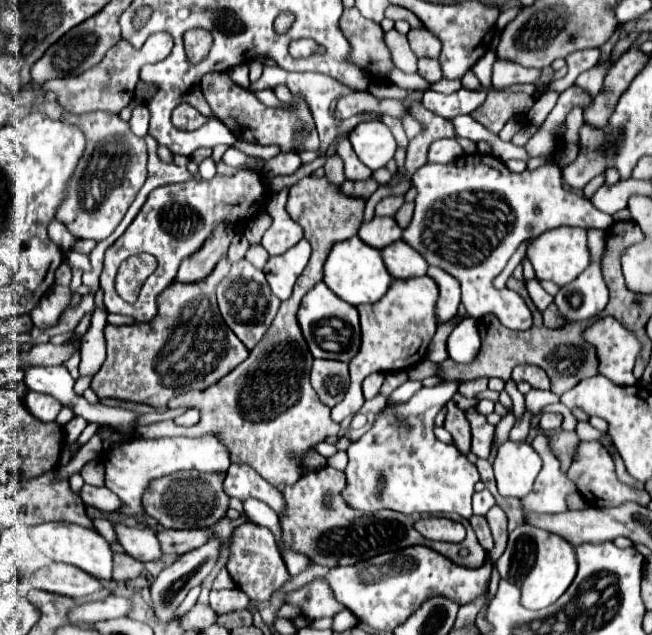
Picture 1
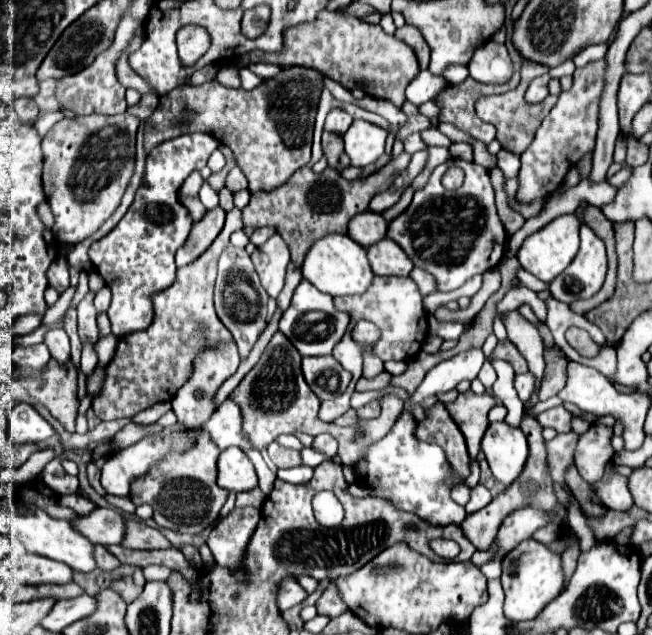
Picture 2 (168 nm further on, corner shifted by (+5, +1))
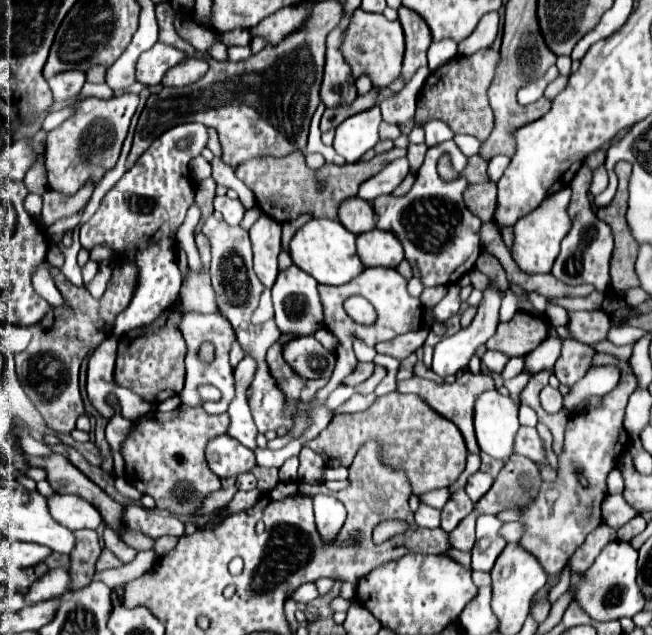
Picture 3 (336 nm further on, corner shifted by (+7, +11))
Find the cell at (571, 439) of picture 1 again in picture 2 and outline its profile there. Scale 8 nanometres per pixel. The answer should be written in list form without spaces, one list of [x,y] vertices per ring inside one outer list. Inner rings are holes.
[[[524,414],[520,420],[520,428],[528,438],[528,446],[530,446],[530,454],[526,460],[526,468],[522,470],[522,476],[518,476],[504,492],[500,492],[484,510],[478,510],[474,514],[468,514],[466,520],[460,524],[464,536],[474,544],[476,550],[488,550],[492,546],[492,540],[496,538],[498,526],[502,524],[502,520],[512,514],[514,510],[520,510],[522,506],[538,506],[542,510],[552,510],[556,506],[556,494],[552,490],[552,480],[548,476],[548,466],[546,466],[546,446],[542,440],[542,426],[530,416]]]

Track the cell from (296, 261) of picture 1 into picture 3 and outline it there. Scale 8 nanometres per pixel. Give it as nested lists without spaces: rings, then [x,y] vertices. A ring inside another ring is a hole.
[[[262,214],[250,228],[250,242],[254,250],[254,272],[266,288],[272,288],[278,276],[280,224]]]

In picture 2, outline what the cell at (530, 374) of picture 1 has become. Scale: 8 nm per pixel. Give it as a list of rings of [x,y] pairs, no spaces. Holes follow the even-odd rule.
[[[504,340],[504,342],[498,342],[498,346],[494,348],[492,352],[492,358],[500,358],[500,360],[506,360],[514,366],[516,374],[522,374],[522,372],[528,372],[528,364],[524,360],[524,356],[518,352],[518,348],[510,342],[510,340]]]

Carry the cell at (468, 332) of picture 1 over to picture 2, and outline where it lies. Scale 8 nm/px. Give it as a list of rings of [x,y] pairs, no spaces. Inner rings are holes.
[[[428,316],[428,334],[438,334],[442,340],[458,340],[464,332],[464,324],[460,322],[440,322],[436,316]]]

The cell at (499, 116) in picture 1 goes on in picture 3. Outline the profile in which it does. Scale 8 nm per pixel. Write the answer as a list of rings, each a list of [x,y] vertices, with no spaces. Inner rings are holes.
[[[484,48],[484,52],[476,52],[476,56],[456,56],[438,70],[430,72],[426,84],[418,92],[416,120],[424,124],[432,118],[438,118],[444,120],[456,134],[472,134],[480,140],[486,140],[494,128],[494,114],[488,104],[486,90],[496,74],[498,64],[498,48]]]

